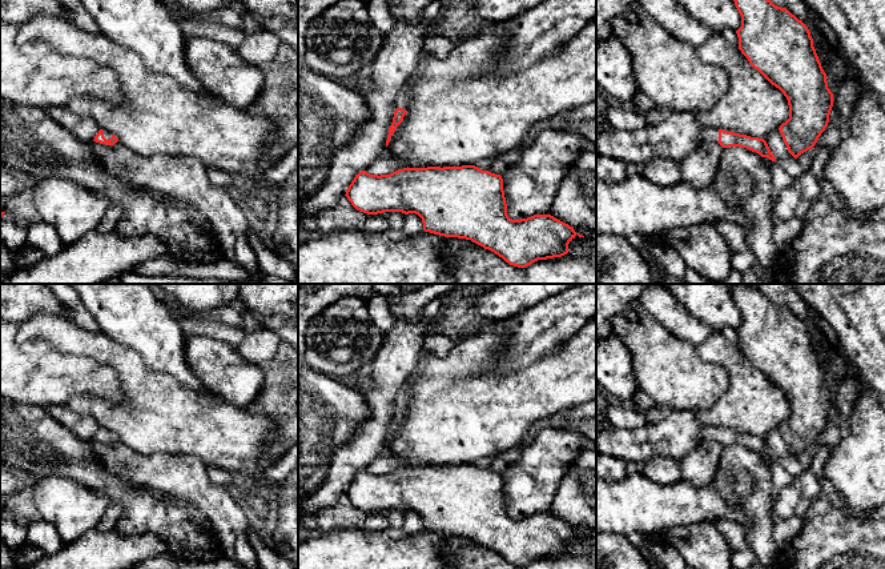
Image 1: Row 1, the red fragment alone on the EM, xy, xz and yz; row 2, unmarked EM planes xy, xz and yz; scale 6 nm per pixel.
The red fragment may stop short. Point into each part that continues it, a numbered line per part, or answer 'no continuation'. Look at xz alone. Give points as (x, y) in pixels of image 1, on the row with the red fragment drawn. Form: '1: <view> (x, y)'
1: xz (403, 99)

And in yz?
1: yz (709, 135)

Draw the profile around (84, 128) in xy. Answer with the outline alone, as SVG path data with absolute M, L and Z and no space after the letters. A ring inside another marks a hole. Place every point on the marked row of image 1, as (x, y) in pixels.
M51 107L47 113L63 128L75 135L79 140L90 143L98 133L98 125L89 117L79 116L68 107Z

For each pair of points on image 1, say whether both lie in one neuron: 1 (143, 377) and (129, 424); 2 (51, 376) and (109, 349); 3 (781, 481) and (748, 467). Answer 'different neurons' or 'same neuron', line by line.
1: same neuron
2: different neurons
3: different neurons

